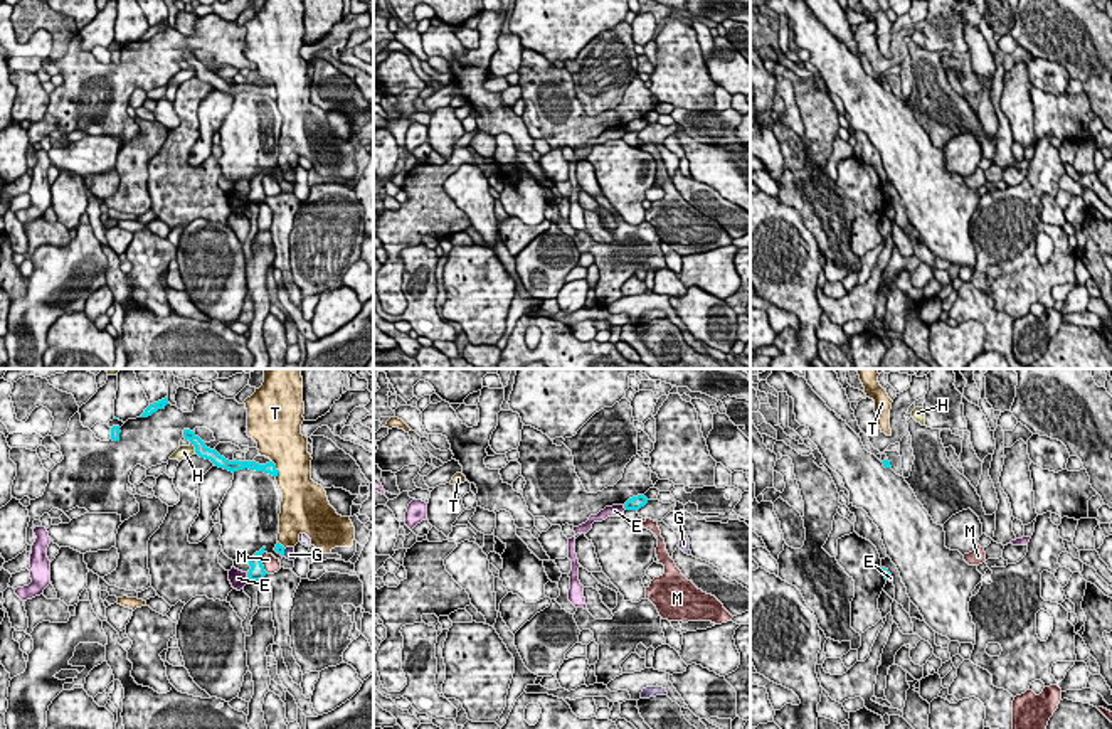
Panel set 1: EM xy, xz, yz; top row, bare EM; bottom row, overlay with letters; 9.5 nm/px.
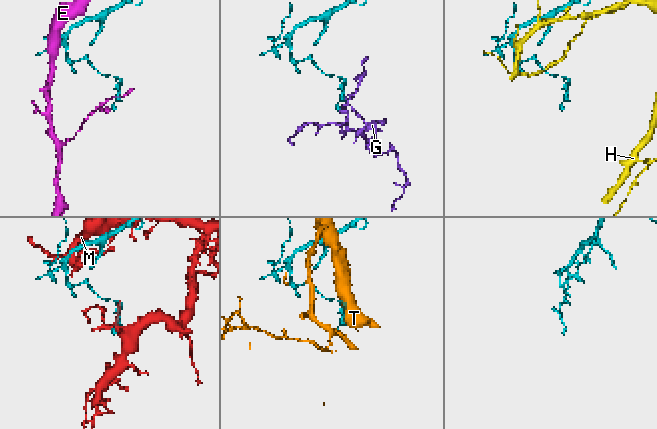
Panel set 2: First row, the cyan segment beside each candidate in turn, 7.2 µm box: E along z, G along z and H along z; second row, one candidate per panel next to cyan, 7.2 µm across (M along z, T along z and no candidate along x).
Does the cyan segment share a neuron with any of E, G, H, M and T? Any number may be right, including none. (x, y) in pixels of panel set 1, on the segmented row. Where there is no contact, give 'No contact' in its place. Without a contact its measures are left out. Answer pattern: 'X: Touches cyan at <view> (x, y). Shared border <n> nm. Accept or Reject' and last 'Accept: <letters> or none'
E: Touches cyan at xy (248, 576). Shared border 90 nm. Reject
G: Touches cyan at xy (283, 553). Shared border 80 nm. Reject
H: Touches cyan at xy (195, 448). Shared border 110 nm. Reject
M: Touches cyan at xy (261, 563). Shared border 220 nm. Reject
T: Touches cyan at xy (275, 468). Shared border 180 nm. Reject
Accept: none

